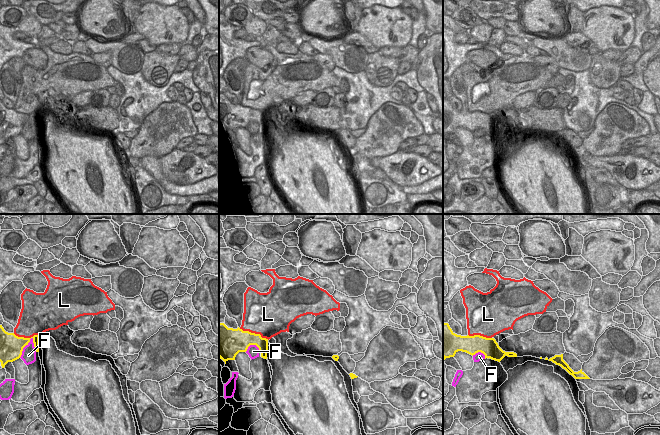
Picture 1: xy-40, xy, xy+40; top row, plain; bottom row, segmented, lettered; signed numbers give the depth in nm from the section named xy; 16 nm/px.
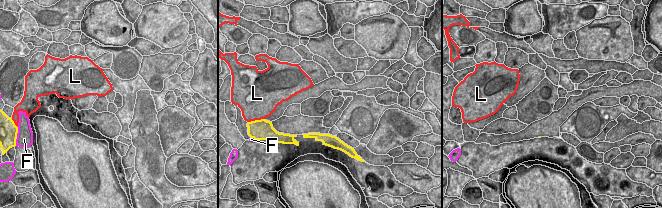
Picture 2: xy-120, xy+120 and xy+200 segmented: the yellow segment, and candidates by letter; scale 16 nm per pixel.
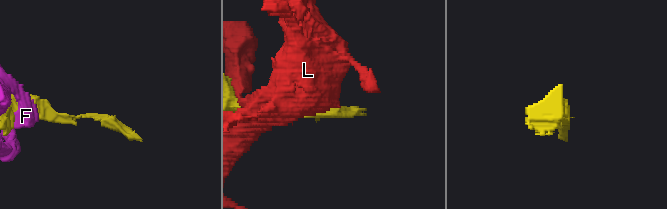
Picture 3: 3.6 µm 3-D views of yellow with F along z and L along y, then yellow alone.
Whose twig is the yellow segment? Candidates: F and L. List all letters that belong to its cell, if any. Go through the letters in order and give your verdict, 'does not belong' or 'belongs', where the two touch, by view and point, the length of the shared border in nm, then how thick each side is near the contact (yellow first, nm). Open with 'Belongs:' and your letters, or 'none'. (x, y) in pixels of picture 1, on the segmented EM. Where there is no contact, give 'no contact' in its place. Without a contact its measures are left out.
Belongs: none
F: does not belong; contact xy-40 (24, 346); length 400 nm; calibres 380 and 220 nm
L: does not belong; contact xy (254, 333); length 500 nm; calibres 320 and 500 nm

